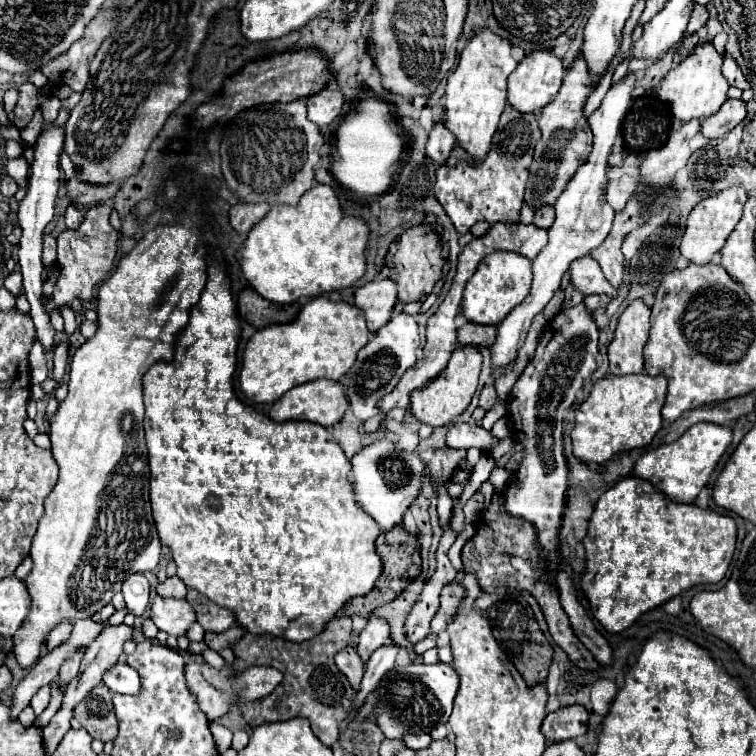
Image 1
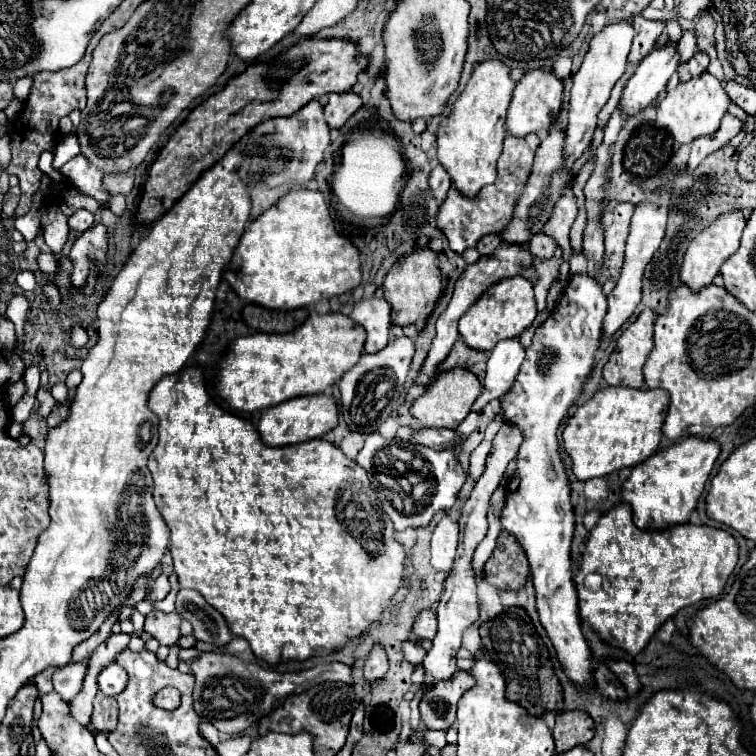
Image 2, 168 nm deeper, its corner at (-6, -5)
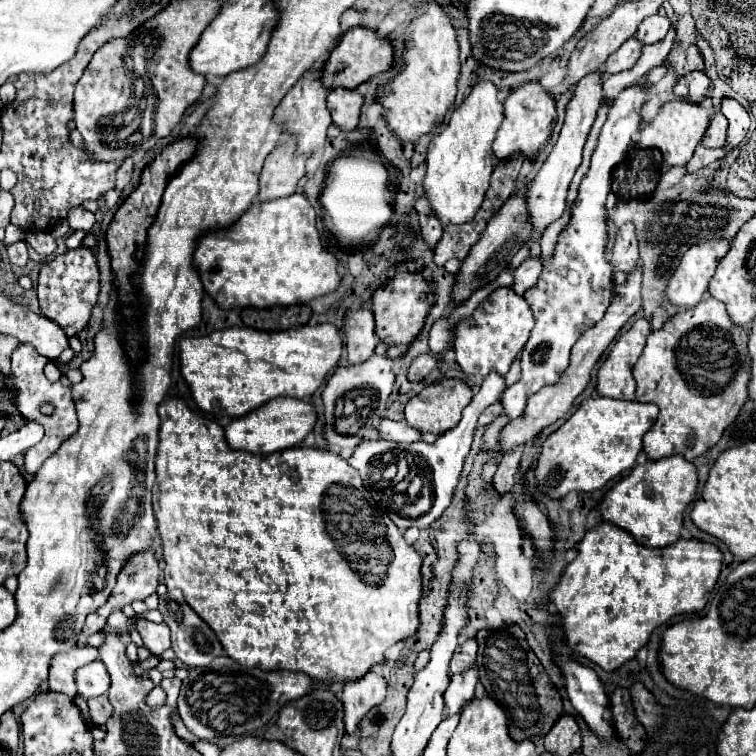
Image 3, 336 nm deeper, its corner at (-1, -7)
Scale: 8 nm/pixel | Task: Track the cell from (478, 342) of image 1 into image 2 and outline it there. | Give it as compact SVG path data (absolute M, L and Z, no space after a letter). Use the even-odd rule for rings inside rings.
M458 339L456 345L452 347L452 353L448 355L448 361L444 361L444 365L440 367L440 371L454 369L454 367L472 367L472 365L482 363L486 359L488 359L488 353L476 351L476 349L468 347L462 339Z

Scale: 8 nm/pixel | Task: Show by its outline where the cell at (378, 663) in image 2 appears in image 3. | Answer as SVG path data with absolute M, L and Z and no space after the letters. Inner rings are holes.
M373 671L363 675L363 679L359 679L359 683L347 683L343 687L343 699L341 701L343 701L343 707L345 707L343 723L345 723L347 735L351 735L359 727L361 719L373 707L383 703L385 689L387 689L385 679L379 677Z

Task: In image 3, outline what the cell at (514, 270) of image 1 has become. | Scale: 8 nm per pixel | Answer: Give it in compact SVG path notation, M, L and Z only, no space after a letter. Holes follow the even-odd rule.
M511 287L495 289L475 311L471 317L461 319L457 325L457 339L455 339L455 353L457 363L465 375L481 375L487 377L491 371L499 373L501 377L507 375L511 363L523 351L531 329L535 325L531 307L527 301L519 297Z

